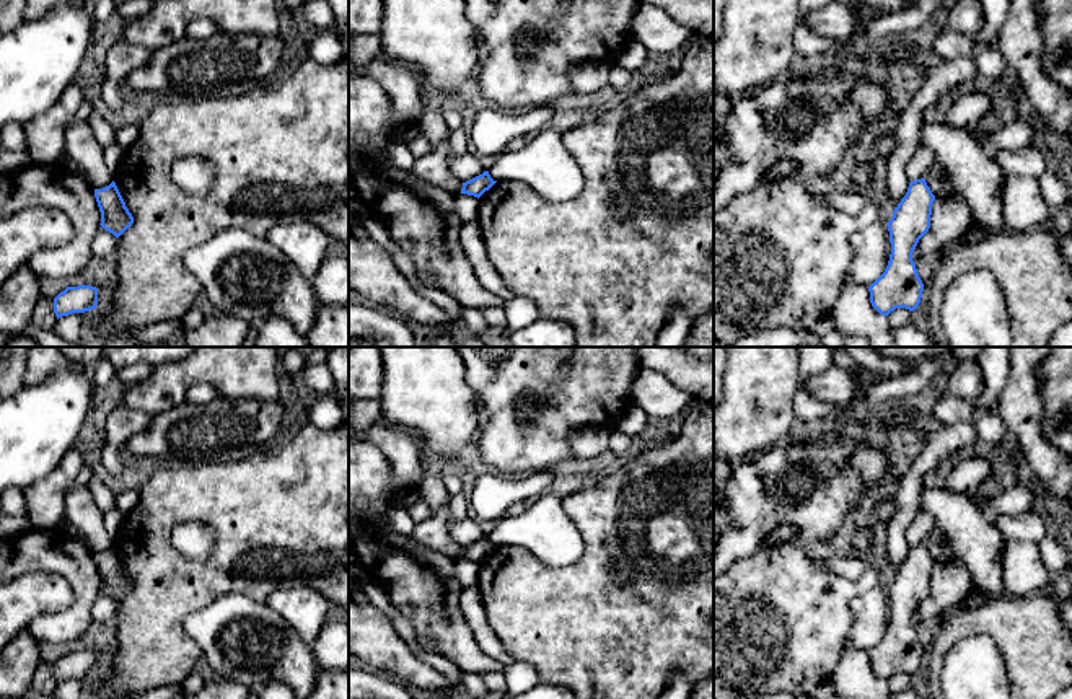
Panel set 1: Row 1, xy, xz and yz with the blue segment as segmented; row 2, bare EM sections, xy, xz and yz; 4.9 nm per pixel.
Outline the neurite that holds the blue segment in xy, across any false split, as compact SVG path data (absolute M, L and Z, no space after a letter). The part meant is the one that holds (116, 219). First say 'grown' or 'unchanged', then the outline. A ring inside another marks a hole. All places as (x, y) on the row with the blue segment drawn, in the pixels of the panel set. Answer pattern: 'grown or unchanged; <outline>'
unchanged; M112 181L103 189L94 189L94 197L101 212L101 226L119 238L132 226L134 217L125 207L125 202Z

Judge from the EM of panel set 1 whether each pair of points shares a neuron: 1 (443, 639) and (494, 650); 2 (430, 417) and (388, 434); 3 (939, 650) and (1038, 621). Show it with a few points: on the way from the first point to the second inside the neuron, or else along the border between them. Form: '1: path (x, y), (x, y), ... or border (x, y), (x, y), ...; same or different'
1: border (463, 613), (474, 641), (504, 665); different
2: border (380, 419), (408, 430), (419, 442), (424, 453); different
3: path (962, 624), (965, 621), (1012, 621); same

